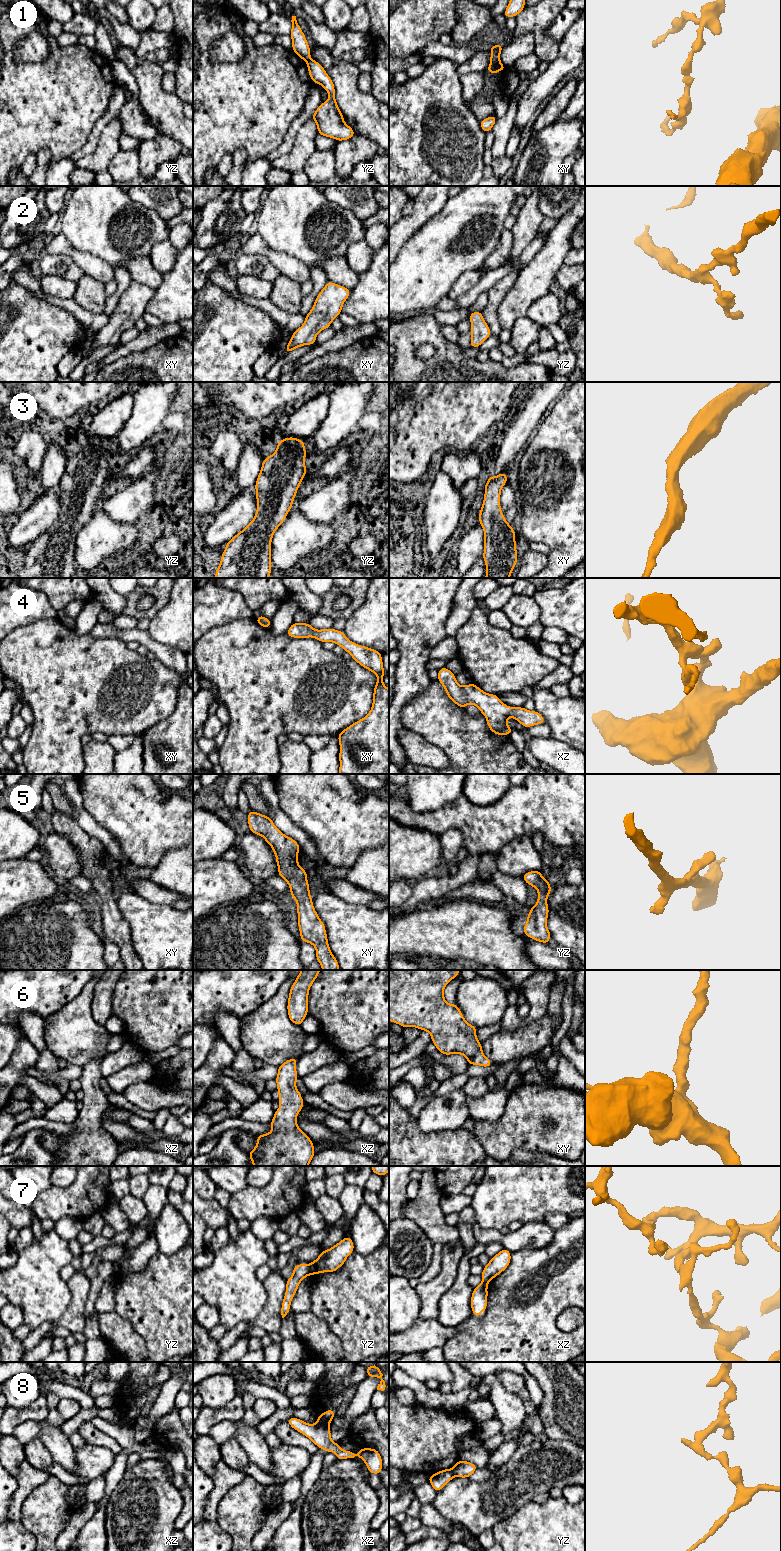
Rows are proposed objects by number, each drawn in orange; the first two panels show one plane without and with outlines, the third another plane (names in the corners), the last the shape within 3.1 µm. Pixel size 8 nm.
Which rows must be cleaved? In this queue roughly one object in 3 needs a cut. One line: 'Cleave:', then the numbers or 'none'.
Cleave: 1, 7, 8

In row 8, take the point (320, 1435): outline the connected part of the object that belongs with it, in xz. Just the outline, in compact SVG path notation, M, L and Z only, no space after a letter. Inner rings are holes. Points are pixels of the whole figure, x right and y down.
M291 1417L287 1423L296 1431L308 1437L318 1448L324 1449L326 1453L334 1452L337 1460L349 1459L358 1456L367 1466L370 1474L380 1475L383 1469L382 1457L374 1448L360 1448L357 1454L352 1451L342 1450L339 1442L331 1441L331 1431L328 1426L322 1424L308 1424L296 1417Z

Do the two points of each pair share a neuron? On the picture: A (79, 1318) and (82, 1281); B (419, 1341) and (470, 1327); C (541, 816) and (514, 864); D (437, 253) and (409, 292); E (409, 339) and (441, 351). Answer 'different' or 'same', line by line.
A: same
B: different
C: different
D: same
E: same

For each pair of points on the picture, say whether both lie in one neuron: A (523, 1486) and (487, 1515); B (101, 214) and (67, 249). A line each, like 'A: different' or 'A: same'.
A: same
B: different

